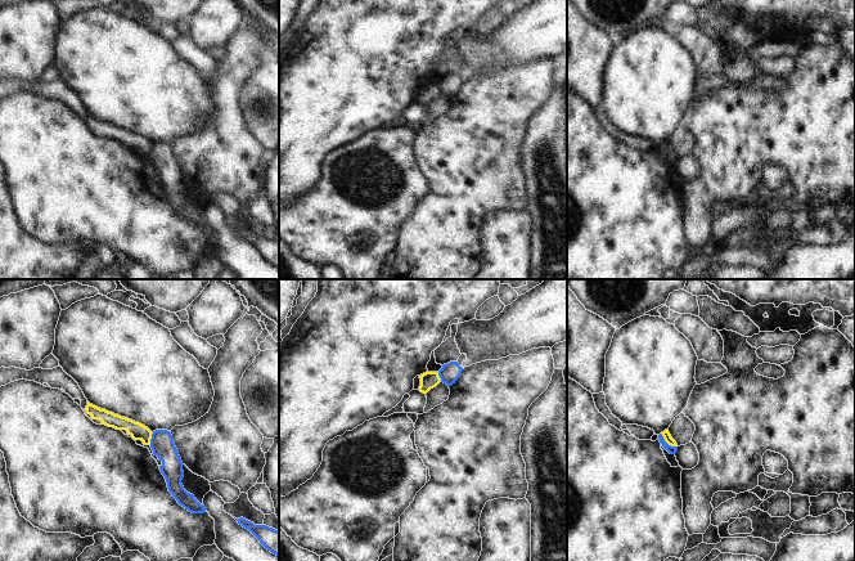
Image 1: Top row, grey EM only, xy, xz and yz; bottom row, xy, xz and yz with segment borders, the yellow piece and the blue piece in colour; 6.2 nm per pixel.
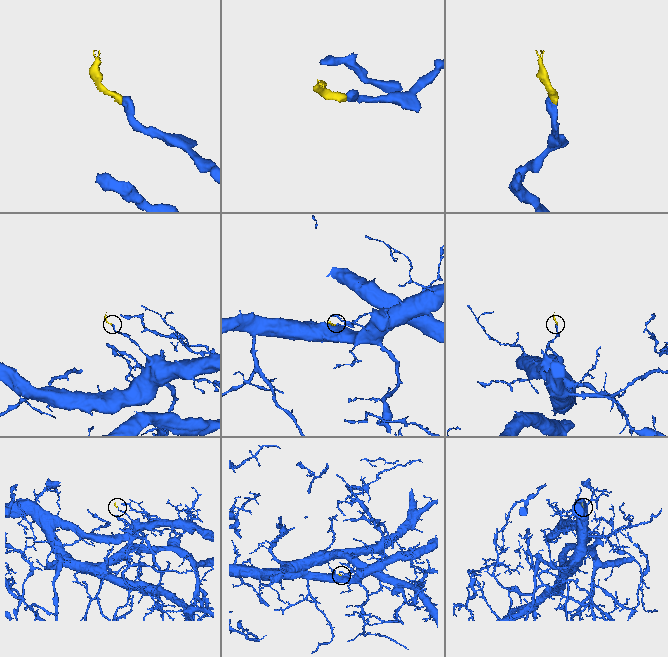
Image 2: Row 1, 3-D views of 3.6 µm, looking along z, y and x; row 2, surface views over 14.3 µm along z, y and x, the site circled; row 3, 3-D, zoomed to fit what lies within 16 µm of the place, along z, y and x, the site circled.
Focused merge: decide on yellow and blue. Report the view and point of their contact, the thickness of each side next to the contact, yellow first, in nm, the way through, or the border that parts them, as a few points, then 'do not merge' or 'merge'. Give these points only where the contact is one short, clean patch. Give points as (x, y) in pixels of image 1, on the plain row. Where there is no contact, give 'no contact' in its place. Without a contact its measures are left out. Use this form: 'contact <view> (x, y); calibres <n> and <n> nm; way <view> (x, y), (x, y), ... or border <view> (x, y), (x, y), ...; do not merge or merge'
contact yz (667, 155); calibres 50 and 50 nm; border yz (661, 144), (669, 156), (676, 158); do not merge

